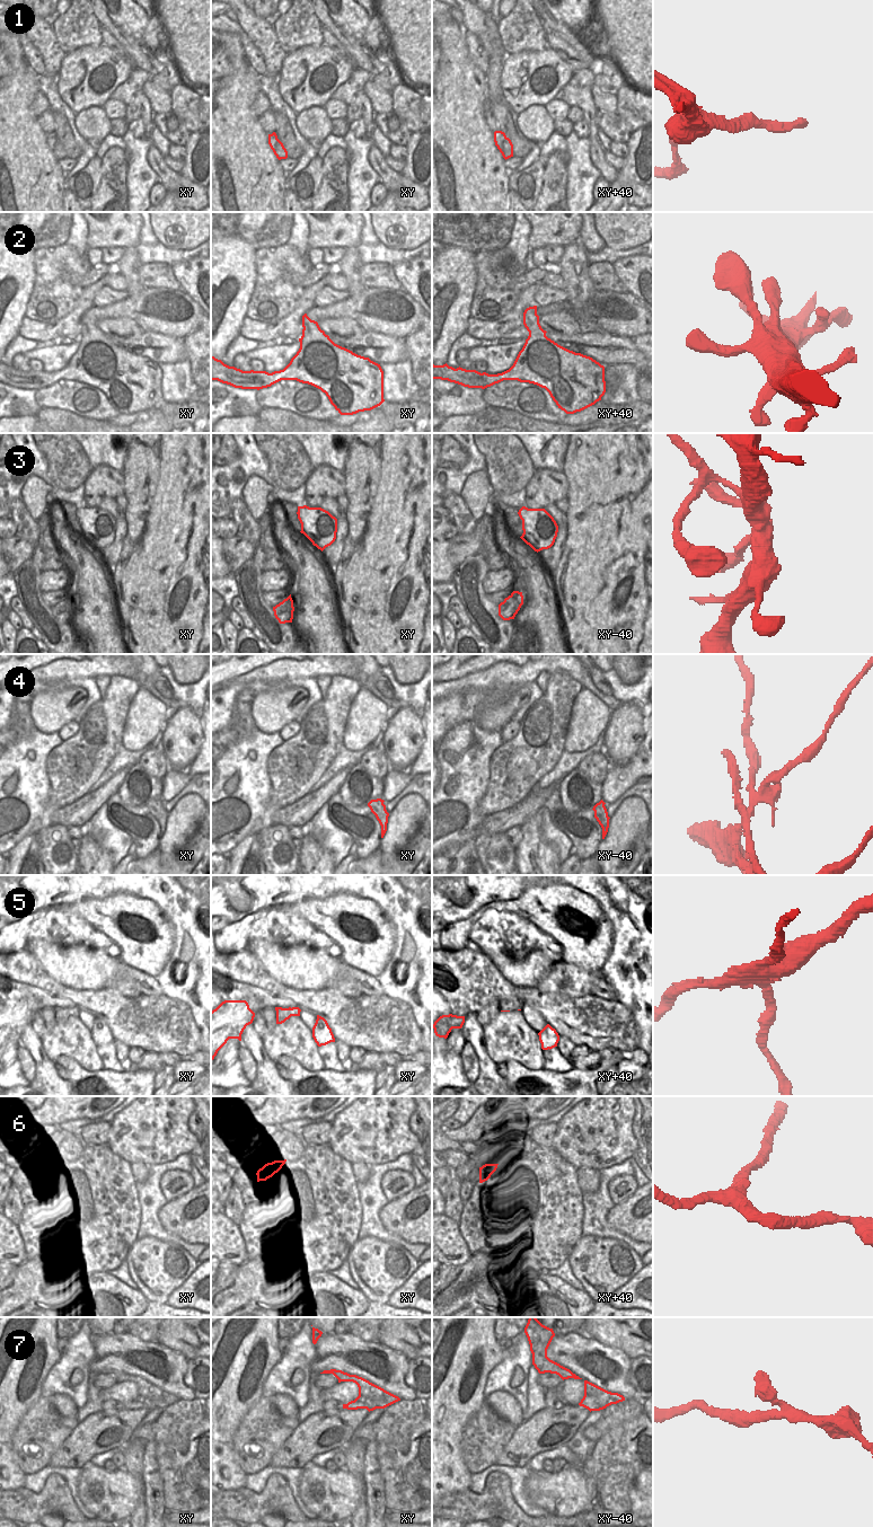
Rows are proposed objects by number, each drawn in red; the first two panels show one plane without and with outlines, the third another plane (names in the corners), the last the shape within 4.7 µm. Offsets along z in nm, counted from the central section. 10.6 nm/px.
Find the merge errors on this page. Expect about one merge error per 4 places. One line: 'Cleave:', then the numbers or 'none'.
Cleave: 4, 5, 6

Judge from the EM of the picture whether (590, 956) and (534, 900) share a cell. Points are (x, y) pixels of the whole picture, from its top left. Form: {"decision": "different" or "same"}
{"decision": "same"}

